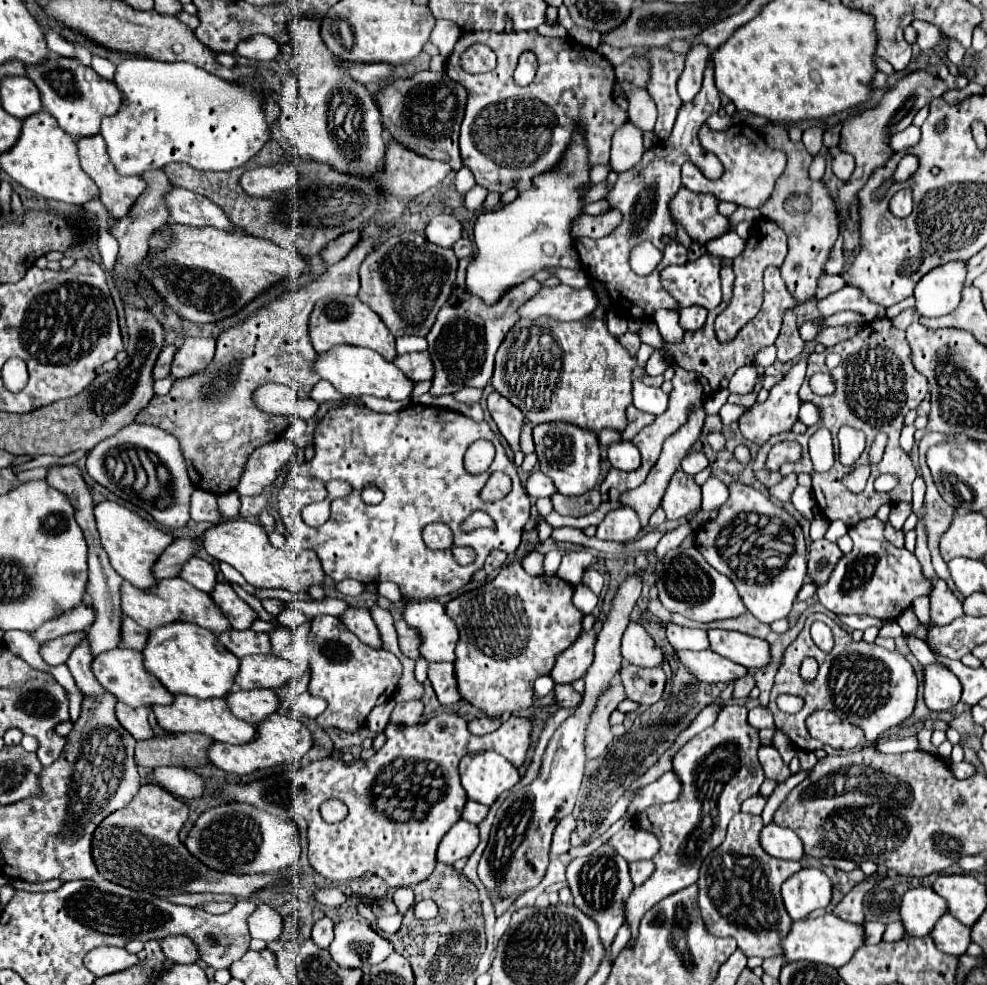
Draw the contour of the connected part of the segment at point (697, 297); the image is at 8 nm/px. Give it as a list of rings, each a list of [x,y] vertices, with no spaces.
[[[705,252],[695,262],[665,268],[661,272],[661,282],[681,308],[697,304],[713,310],[721,302],[719,268],[721,260]]]

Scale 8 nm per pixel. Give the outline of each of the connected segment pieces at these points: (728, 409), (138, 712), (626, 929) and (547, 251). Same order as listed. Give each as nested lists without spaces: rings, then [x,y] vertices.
[[[727,402],[727,404],[721,408],[719,416],[721,416],[723,424],[731,424],[731,422],[737,422],[743,412],[745,412],[745,406],[737,406],[737,404],[729,404],[729,402]]]
[[[119,702],[115,704],[115,712],[117,712],[117,720],[119,724],[137,740],[147,740],[153,738],[153,732],[147,724],[147,716],[149,716],[149,708],[147,706],[139,706],[139,708],[129,708],[127,704]]]
[[[625,922],[623,928],[619,930],[617,938],[615,938],[615,944],[613,944],[613,958],[617,958],[619,948],[623,948],[623,946],[629,942],[629,938],[631,938],[631,926],[627,926],[627,922]]]
[[[581,130],[575,132],[563,164],[535,178],[535,190],[517,196],[515,202],[499,210],[479,214],[475,222],[475,260],[467,268],[467,288],[489,306],[511,286],[531,278],[545,266],[581,270],[581,260],[569,236],[571,222],[581,212],[581,198],[587,192],[589,166]]]

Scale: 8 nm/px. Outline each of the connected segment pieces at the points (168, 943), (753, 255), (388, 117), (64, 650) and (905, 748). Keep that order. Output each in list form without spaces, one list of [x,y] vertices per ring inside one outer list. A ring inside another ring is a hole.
[[[181,936],[163,938],[161,948],[163,948],[163,954],[167,956],[167,960],[173,964],[195,964],[199,960],[199,952],[197,952],[195,944]]]
[[[759,218],[755,230],[751,232],[751,238],[745,244],[745,250],[733,260],[733,272],[737,274],[735,290],[729,308],[723,310],[715,322],[719,340],[731,340],[739,332],[739,328],[743,328],[743,324],[747,324],[759,312],[759,306],[763,302],[763,272],[767,266],[781,266],[785,256],[787,256],[787,234],[783,232],[783,228],[769,218]]]
[[[423,70],[411,78],[393,80],[377,90],[375,100],[381,112],[383,126],[389,130],[393,140],[407,146],[407,150],[415,154],[449,164],[455,172],[463,166],[457,140],[459,126],[465,114],[467,90],[459,82],[451,80],[445,70]]]
[[[65,634],[65,636],[59,636],[59,638],[51,640],[51,642],[41,644],[39,654],[51,666],[65,664],[65,660],[71,654],[71,650],[75,648],[75,642],[79,642],[79,638],[83,638],[83,634]]]
[[[916,736],[896,740],[892,738],[888,739],[888,741],[883,738],[880,739],[879,742],[876,744],[877,750],[884,754],[904,753],[919,749],[918,739]]]

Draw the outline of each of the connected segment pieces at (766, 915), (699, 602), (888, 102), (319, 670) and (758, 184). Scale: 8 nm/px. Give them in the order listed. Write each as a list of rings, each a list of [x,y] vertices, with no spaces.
[[[737,812],[729,822],[725,842],[703,860],[697,886],[699,910],[707,934],[715,938],[735,938],[737,948],[745,956],[771,958],[781,956],[779,938],[791,928],[791,918],[785,912],[779,888],[787,876],[799,872],[803,866],[797,860],[769,856],[759,844],[762,828],[761,815]]]
[[[675,548],[669,550],[655,566],[655,586],[659,590],[661,604],[677,614],[683,614],[685,618],[691,618],[695,622],[713,622],[723,618],[735,618],[745,612],[745,606],[739,598],[739,592],[735,584],[719,574],[713,566],[707,564],[707,560],[699,554],[695,548]]]
[[[939,64],[937,66],[937,72],[933,72],[933,68],[927,68],[927,70],[915,70],[915,72],[909,72],[905,74],[903,78],[897,80],[895,86],[891,86],[883,96],[881,100],[875,104],[875,108],[865,108],[861,110],[859,114],[853,114],[849,116],[843,124],[841,124],[841,130],[839,130],[839,148],[847,154],[851,154],[855,158],[855,172],[851,174],[849,182],[839,188],[839,200],[841,200],[841,206],[845,208],[849,204],[849,200],[857,198],[857,192],[865,186],[867,178],[871,176],[873,168],[875,166],[881,166],[889,156],[891,156],[891,150],[887,148],[885,140],[899,132],[899,130],[905,130],[913,116],[925,106],[929,104],[929,100],[933,96],[943,96],[947,90],[961,90],[965,88],[969,82],[967,78],[959,78],[959,76],[953,76],[949,72],[949,68],[945,64]]]
[[[315,616],[313,618],[313,628],[311,628],[311,634],[309,634],[309,642],[311,642],[311,682],[309,682],[309,694],[325,698],[327,704],[329,704],[325,714],[321,714],[317,718],[319,726],[323,726],[323,728],[331,728],[333,726],[333,728],[347,730],[347,732],[361,730],[363,724],[365,724],[367,714],[377,704],[383,704],[383,702],[393,698],[395,688],[399,684],[399,678],[403,674],[401,660],[393,652],[389,652],[389,650],[383,650],[383,648],[375,650],[371,646],[365,646],[335,616]]]
[[[705,122],[699,130],[699,140],[707,152],[713,152],[721,160],[725,172],[721,178],[709,180],[703,176],[703,172],[693,162],[685,162],[681,168],[683,186],[687,186],[693,192],[711,192],[711,194],[715,194],[717,200],[735,202],[745,208],[759,208],[771,196],[771,190],[773,190],[777,178],[785,170],[787,158],[783,152],[771,150],[755,128],[751,128],[747,124],[735,124],[723,132],[717,132],[717,130],[711,130]]]

